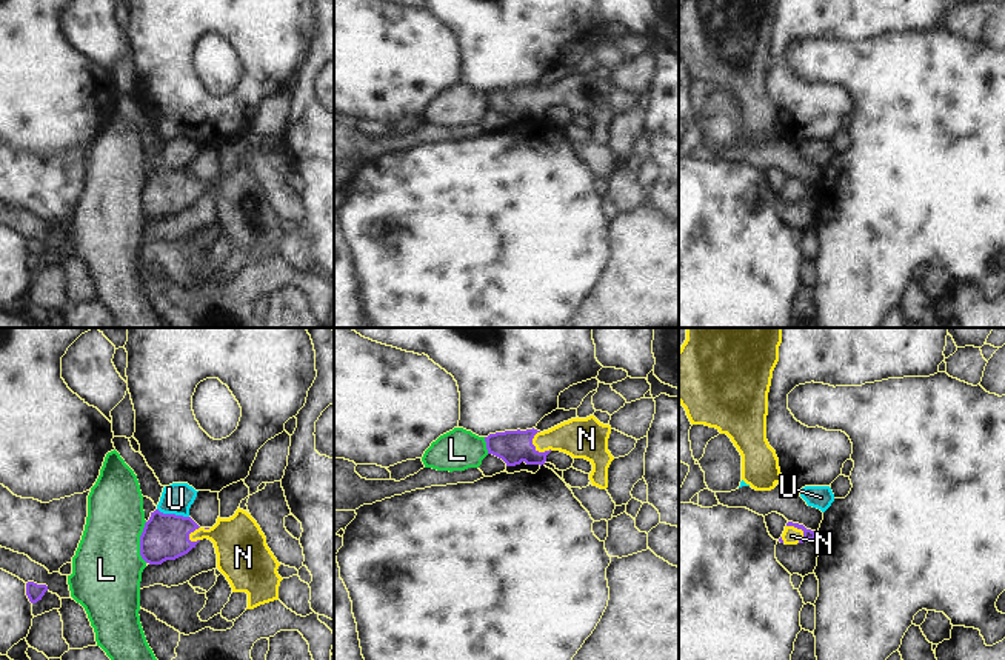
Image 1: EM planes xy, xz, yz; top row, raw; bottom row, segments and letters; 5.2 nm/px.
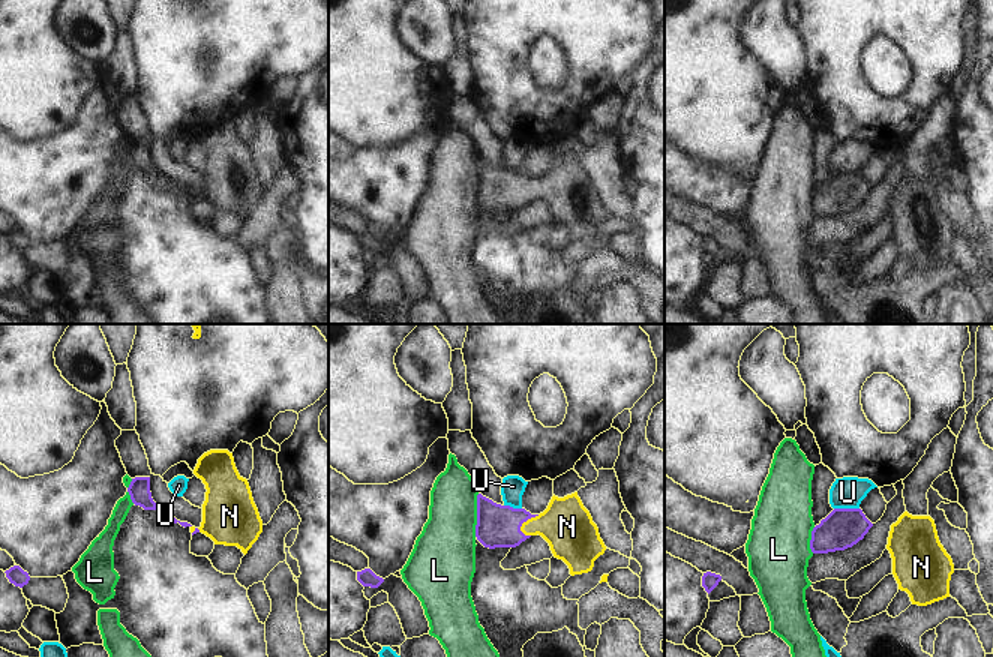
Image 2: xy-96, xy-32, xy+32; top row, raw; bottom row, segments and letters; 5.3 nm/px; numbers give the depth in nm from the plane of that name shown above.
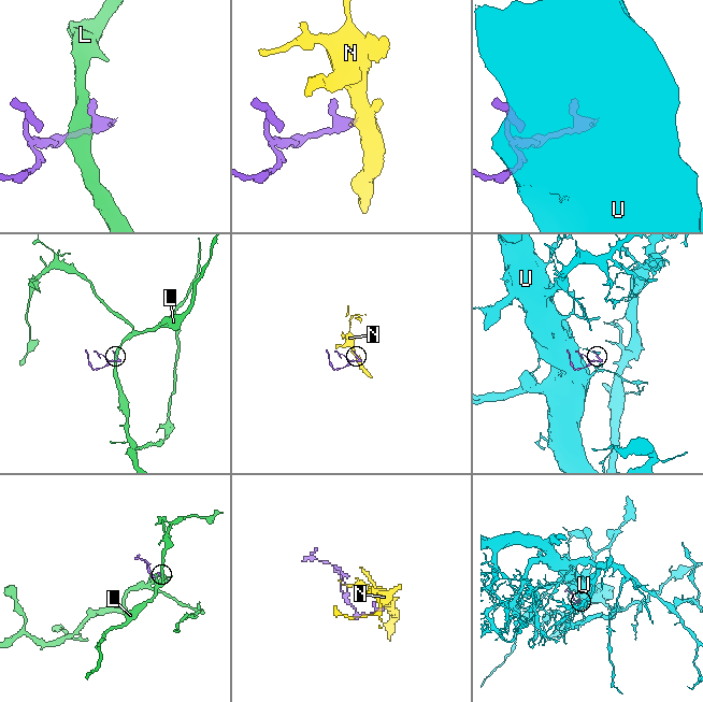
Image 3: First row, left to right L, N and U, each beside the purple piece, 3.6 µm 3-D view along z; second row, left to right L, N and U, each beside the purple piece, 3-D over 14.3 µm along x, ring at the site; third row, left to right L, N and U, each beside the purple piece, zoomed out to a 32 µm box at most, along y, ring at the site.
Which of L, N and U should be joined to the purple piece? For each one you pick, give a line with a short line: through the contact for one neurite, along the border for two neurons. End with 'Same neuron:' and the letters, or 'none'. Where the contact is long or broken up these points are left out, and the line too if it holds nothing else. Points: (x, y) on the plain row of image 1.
N: line xz (513, 102), (534, 103), (553, 94), (577, 93)
Same neuron: N

